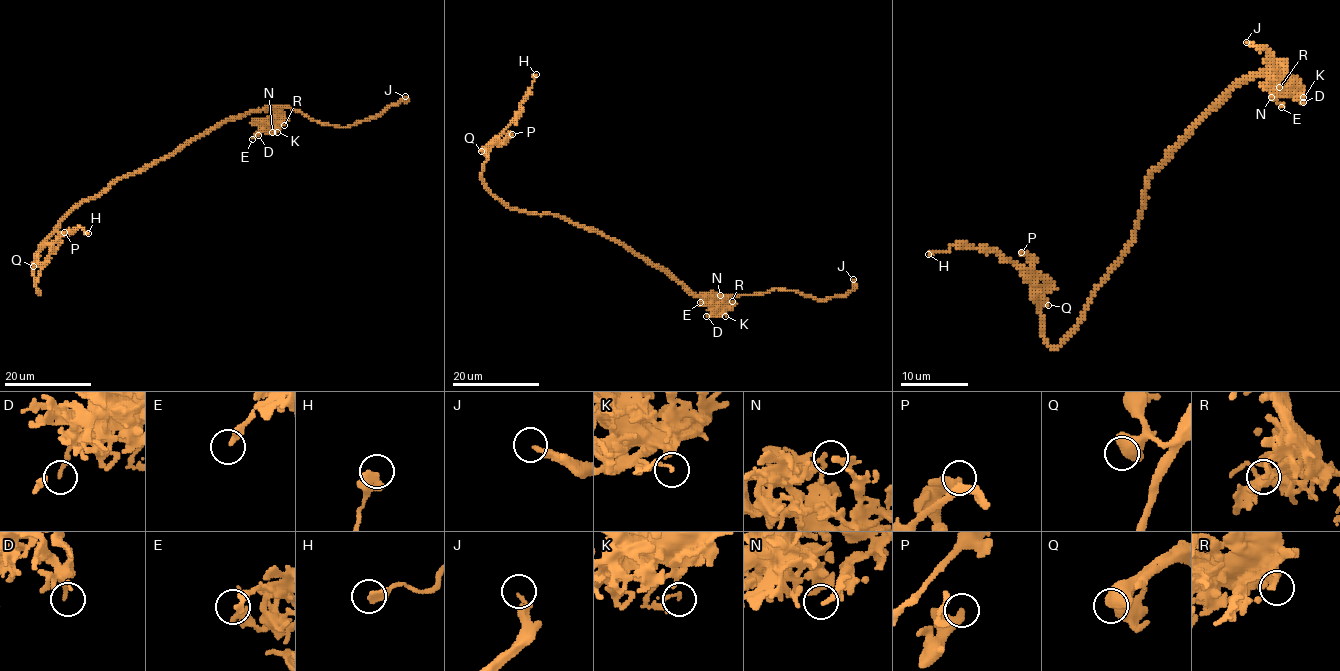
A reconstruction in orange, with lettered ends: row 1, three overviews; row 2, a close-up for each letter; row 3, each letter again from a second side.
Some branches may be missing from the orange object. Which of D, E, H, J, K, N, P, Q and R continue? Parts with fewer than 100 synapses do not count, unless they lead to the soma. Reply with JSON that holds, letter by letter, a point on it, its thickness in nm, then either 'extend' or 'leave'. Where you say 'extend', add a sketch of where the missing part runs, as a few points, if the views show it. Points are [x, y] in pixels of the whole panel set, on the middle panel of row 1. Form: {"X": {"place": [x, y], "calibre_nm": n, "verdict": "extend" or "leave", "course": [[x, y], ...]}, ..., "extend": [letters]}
{"D": {"place": [706, 316], "calibre_nm": 150, "verdict": "leave"}, "E": {"place": [700, 302], "calibre_nm": 240, "verdict": "leave"}, "H": {"place": [536, 74], "calibre_nm": 400, "verdict": "leave"}, "J": {"place": [853, 279], "calibre_nm": 220, "verdict": "extend", "course": [[853, 279], [853, 273], [865, 275], [868, 279]]}, "K": {"place": [725, 316], "calibre_nm": 110, "verdict": "leave"}, "N": {"place": [720, 295], "calibre_nm": 240, "verdict": "leave"}, "P": {"place": [512, 134], "calibre_nm": 420, "verdict": "leave"}, "Q": {"place": [481, 151], "calibre_nm": 700, "verdict": "leave"}, "R": {"place": [732, 301], "calibre_nm": 200, "verdict": "leave"}, "extend": ["J"]}

